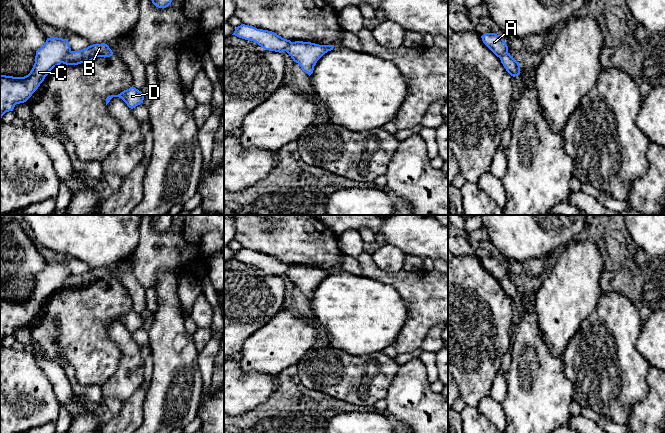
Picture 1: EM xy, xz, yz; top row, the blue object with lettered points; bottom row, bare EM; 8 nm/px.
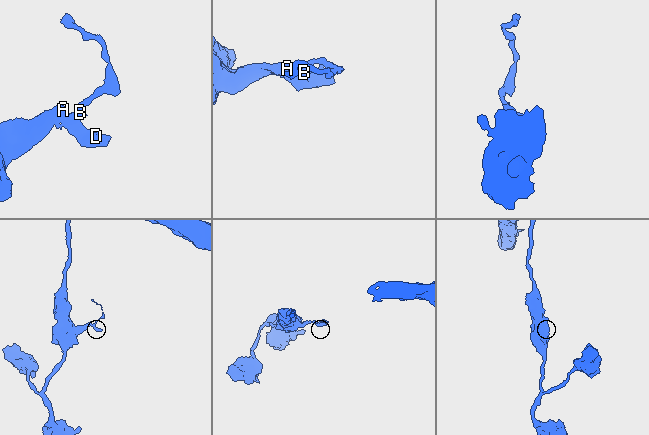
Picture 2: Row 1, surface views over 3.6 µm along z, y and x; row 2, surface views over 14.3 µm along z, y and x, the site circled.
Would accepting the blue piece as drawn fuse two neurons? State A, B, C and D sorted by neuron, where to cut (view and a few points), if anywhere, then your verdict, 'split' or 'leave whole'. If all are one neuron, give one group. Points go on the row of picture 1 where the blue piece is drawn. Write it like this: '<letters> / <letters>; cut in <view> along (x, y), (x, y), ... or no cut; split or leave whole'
A C / B D; cut in xy along (70, 50), (61, 62); split

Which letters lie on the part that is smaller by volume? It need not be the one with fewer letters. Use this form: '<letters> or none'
B, D

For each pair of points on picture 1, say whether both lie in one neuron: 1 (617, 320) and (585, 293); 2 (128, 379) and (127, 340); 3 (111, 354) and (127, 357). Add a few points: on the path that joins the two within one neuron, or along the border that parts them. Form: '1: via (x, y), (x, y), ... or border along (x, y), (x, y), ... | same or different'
1: border along (602, 293), (596, 308), (582, 320) | different
2: via (129, 369), (129, 350) | same
3: border along (108, 336), (120, 350), (118, 367), (110, 377) | different

